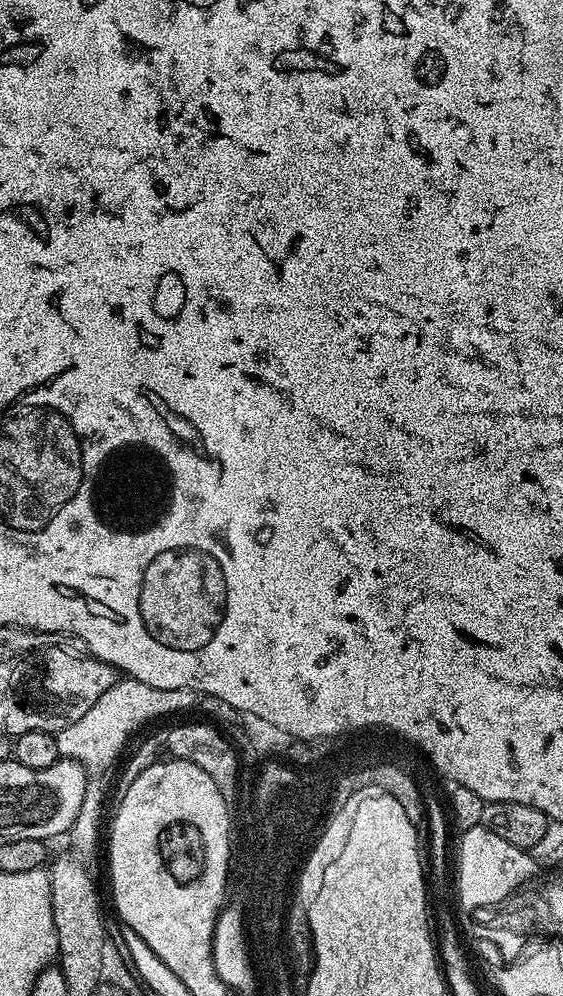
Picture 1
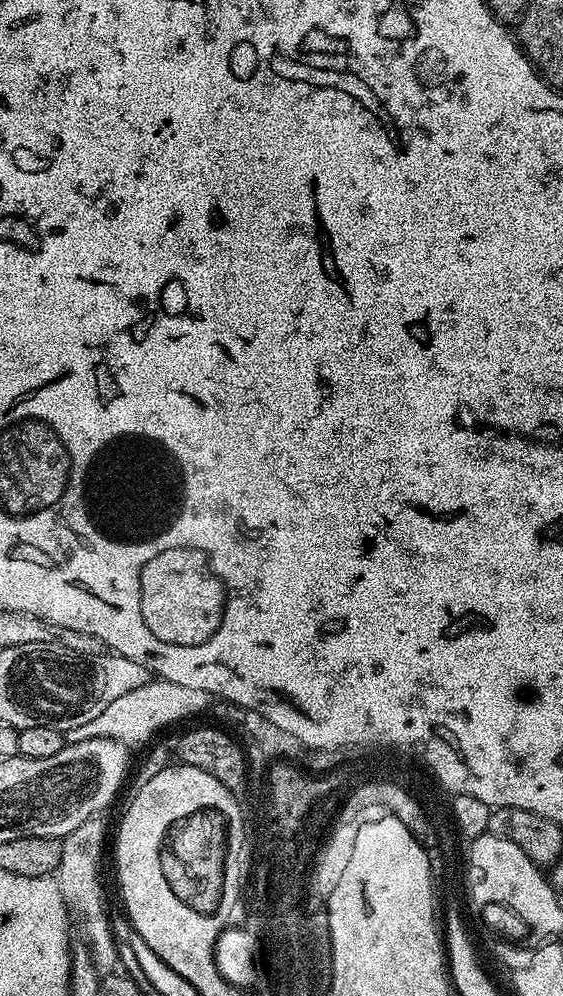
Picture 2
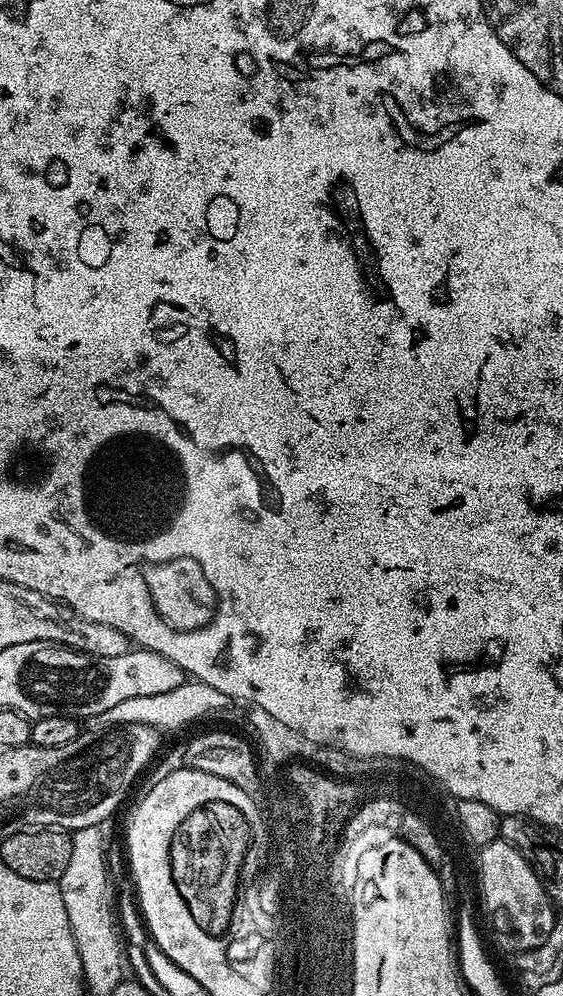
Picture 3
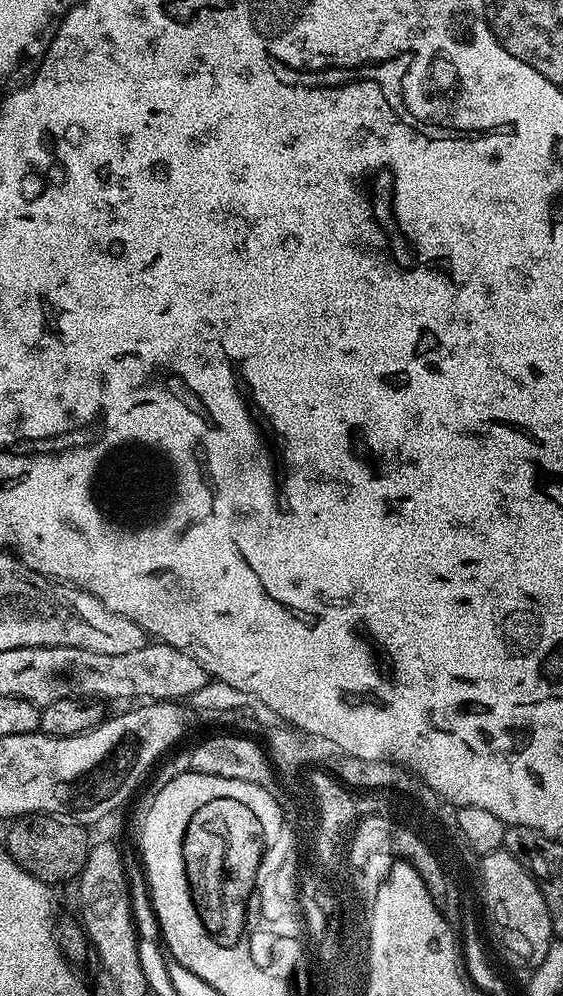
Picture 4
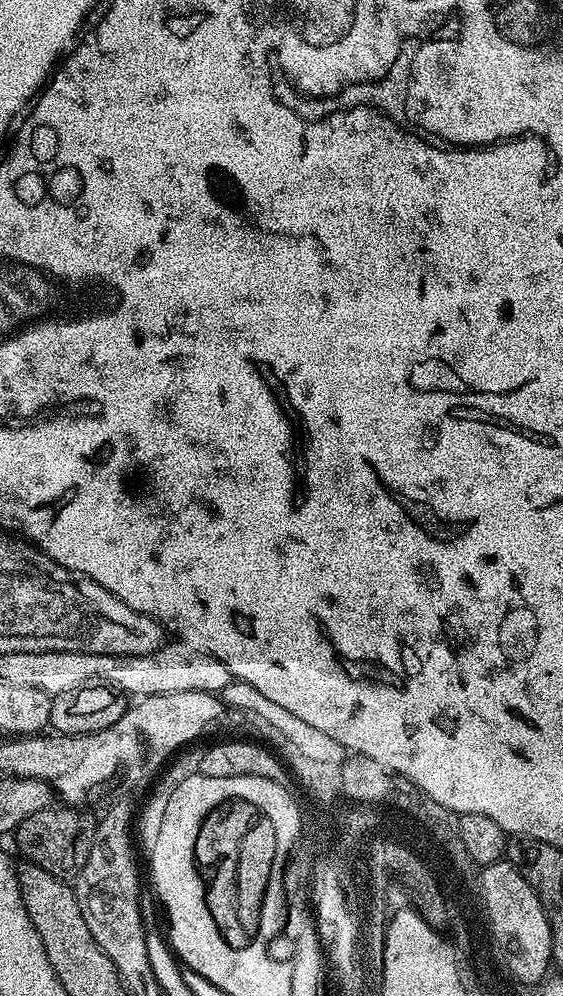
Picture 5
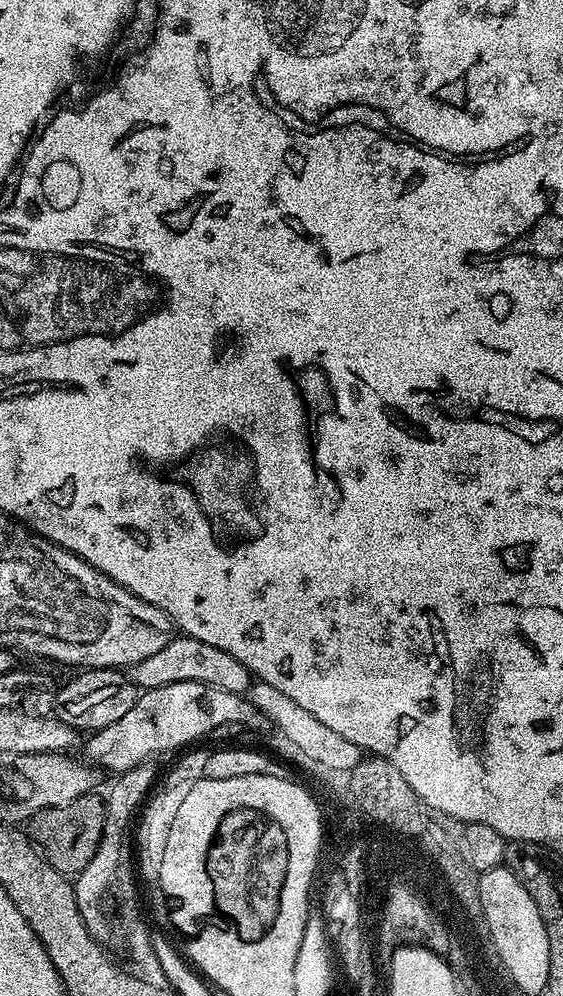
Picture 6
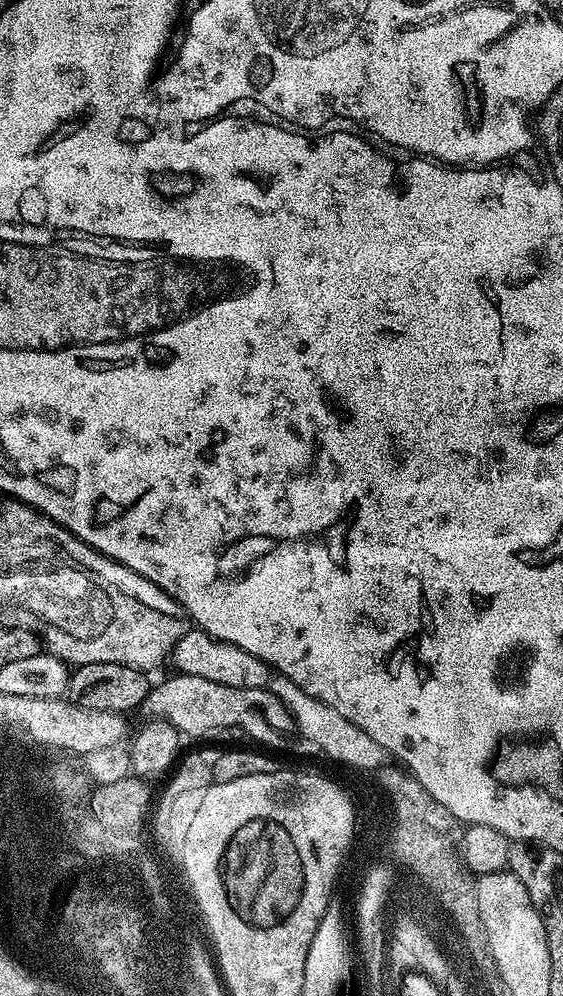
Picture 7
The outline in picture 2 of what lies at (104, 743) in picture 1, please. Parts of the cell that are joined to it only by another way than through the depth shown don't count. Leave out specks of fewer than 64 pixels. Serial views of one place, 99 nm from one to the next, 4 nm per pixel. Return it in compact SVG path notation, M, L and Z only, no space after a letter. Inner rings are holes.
M152 678L147 684L138 686L138 690L130 690L130 694L122 694L122 698L117 698L110 706L106 706L106 710L102 710L102 714L98 714L94 722L86 722L86 726L78 726L67 732L66 740L67 743L73 744L101 736L118 740L129 746L144 743L147 745L152 740L151 735L155 728L190 712L200 716L208 703L210 697L202 690L194 690L190 686L178 686L178 682ZM103 815L92 816L70 835L63 837L62 858L57 866L54 879L60 883L62 898L68 903L69 913L84 923L84 936L92 953L93 964L100 974L117 971L116 939L110 927L108 908L104 905L104 888L100 885L100 859L104 856L104 819Z

